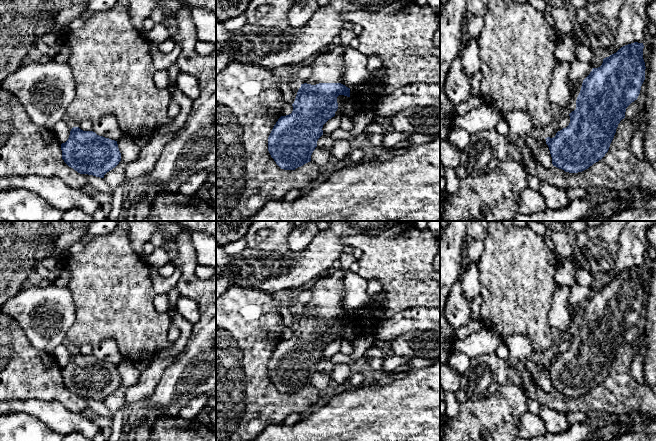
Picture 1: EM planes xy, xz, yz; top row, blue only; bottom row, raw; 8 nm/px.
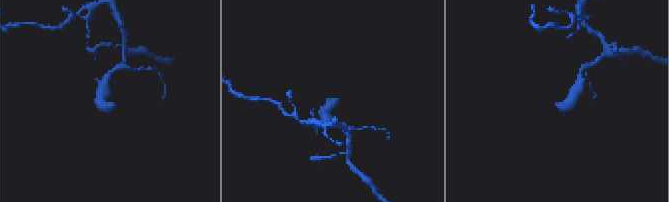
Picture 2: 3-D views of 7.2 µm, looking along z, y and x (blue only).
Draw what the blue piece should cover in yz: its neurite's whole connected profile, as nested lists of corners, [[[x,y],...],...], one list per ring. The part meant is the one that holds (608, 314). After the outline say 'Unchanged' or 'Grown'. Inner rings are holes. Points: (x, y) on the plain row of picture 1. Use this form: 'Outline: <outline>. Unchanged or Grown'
Outline: [[[638,266],[621,271],[616,277],[604,282],[602,289],[598,292],[593,292],[583,304],[576,324],[576,333],[569,338],[569,349],[558,355],[553,362],[545,362],[553,390],[565,396],[578,397],[588,393],[605,380],[614,362],[618,348],[625,342],[626,332],[637,324],[645,304],[646,291],[643,283],[643,272],[643,267]]]. Unchanged

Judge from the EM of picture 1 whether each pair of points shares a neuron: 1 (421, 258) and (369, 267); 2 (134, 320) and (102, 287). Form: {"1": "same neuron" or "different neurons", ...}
{"1": "same neuron", "2": "same neuron"}

